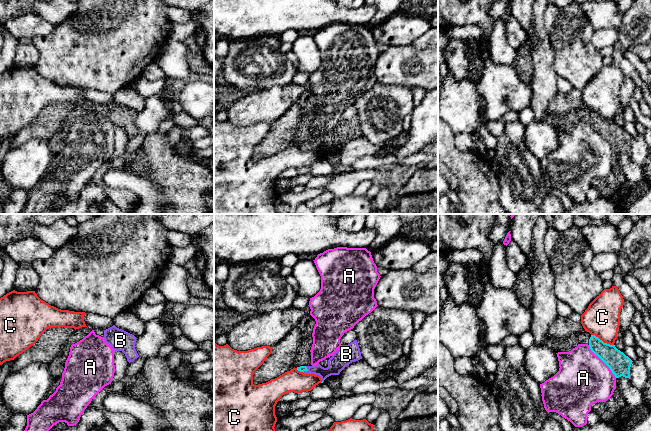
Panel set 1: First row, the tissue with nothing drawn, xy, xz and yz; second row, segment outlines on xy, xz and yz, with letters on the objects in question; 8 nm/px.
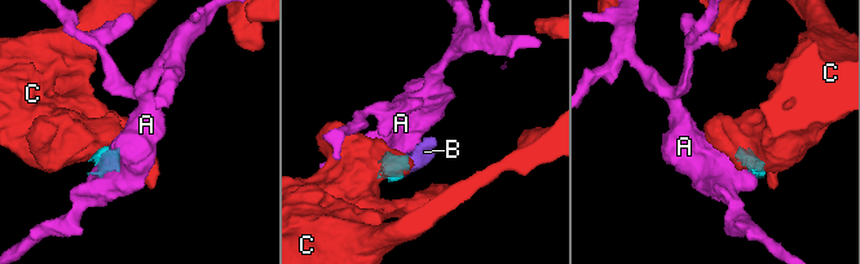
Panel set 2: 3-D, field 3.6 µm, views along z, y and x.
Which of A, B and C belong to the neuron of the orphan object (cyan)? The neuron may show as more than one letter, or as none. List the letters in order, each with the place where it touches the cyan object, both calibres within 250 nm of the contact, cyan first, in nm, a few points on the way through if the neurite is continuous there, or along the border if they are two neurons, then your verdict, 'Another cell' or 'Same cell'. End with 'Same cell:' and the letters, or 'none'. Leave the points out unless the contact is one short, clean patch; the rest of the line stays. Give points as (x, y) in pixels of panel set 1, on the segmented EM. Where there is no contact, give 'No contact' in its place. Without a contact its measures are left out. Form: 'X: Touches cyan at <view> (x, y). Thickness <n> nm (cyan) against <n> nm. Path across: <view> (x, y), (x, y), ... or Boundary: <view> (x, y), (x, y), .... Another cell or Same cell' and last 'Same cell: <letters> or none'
A: Touches cyan at yz (602, 360). Thickness 170 nm (cyan) against 420 nm. Another cell
B: Touches cyan at xz (306, 370). Thickness 50 nm (cyan) against 140 nm. Same cell
C: Touches cyan at yz (601, 340). Thickness 170 nm (cyan) against 280 nm. Boundary: yz (591, 334), (613, 345). Another cell
Same cell: B

